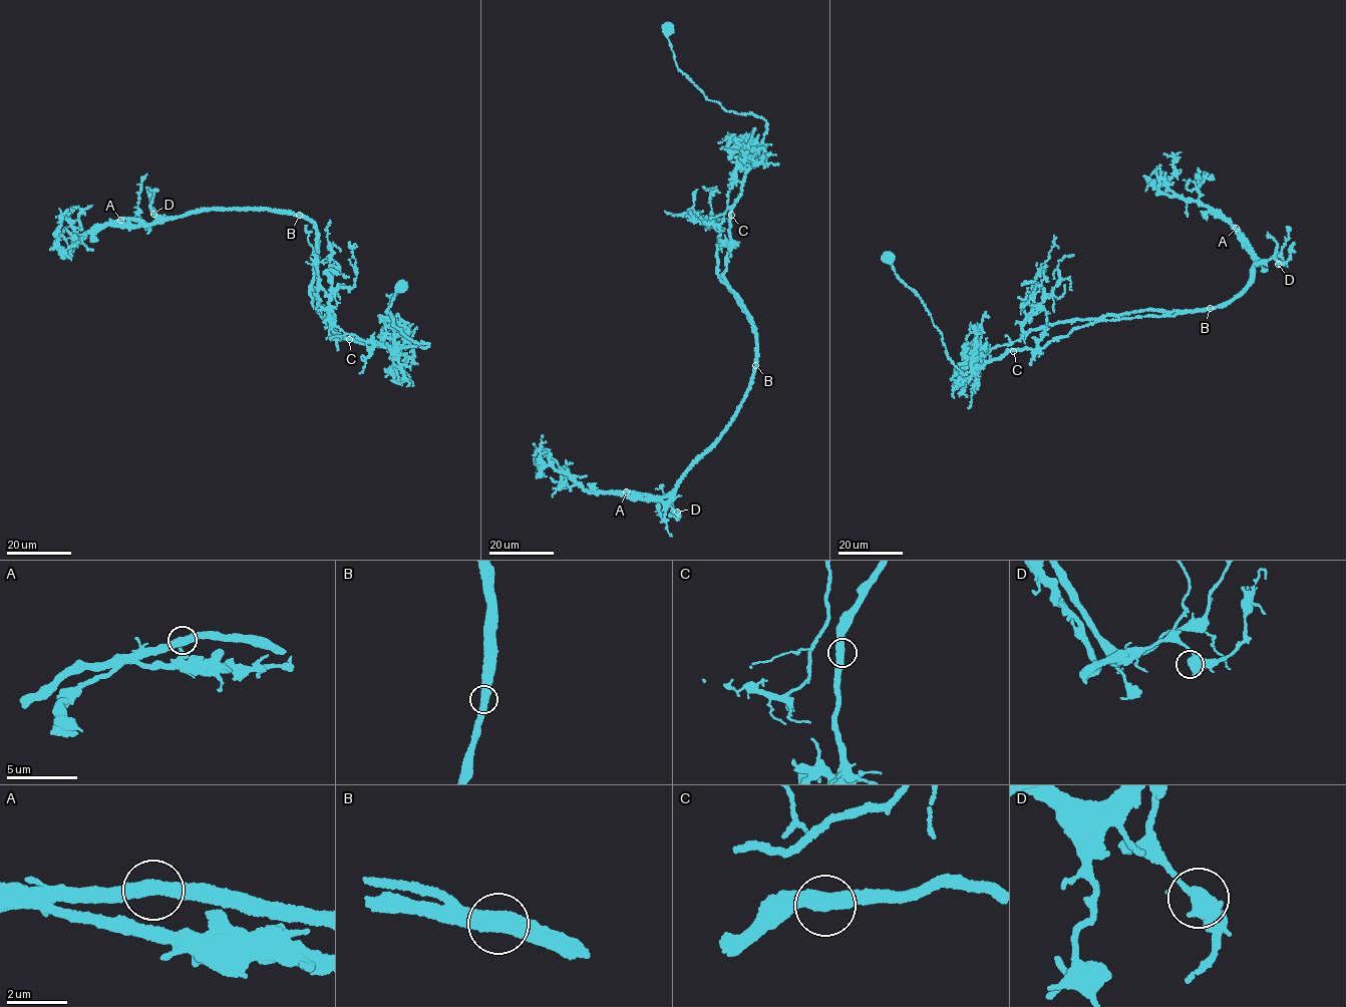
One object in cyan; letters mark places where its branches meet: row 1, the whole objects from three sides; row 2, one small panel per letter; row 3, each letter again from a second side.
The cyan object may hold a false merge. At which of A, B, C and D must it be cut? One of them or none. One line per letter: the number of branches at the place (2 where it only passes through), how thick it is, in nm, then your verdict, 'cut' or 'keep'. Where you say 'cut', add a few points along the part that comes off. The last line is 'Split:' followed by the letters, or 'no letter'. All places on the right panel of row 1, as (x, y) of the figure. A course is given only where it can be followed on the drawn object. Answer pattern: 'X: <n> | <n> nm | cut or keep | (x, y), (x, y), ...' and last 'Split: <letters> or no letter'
A: 2 | 460 nm | keep
B: 2 | 480 nm | cut | (1210, 309), (1234, 299), (1259, 262), (1217, 210), (1157, 190), (1174, 171), (1173, 155), (1164, 153)
C: 2 | 460 nm | keep
D: 2 | 500 nm | keep
Split: B

